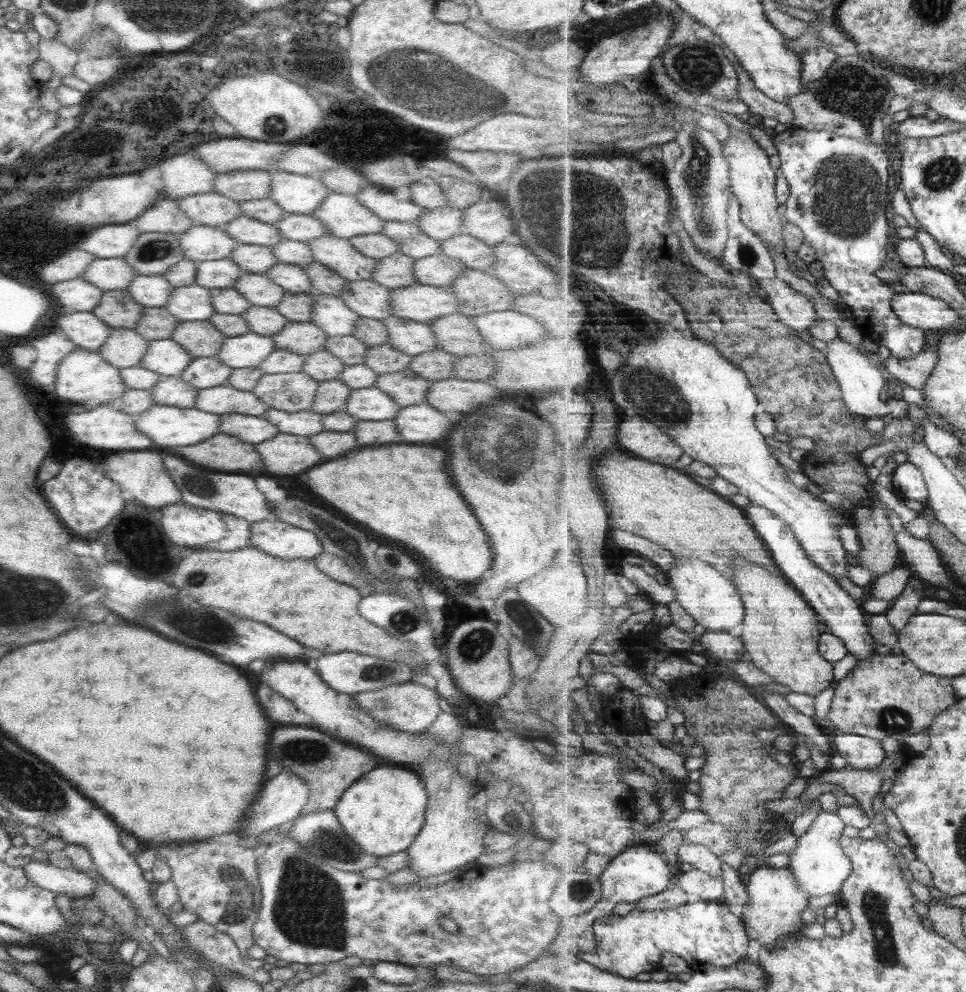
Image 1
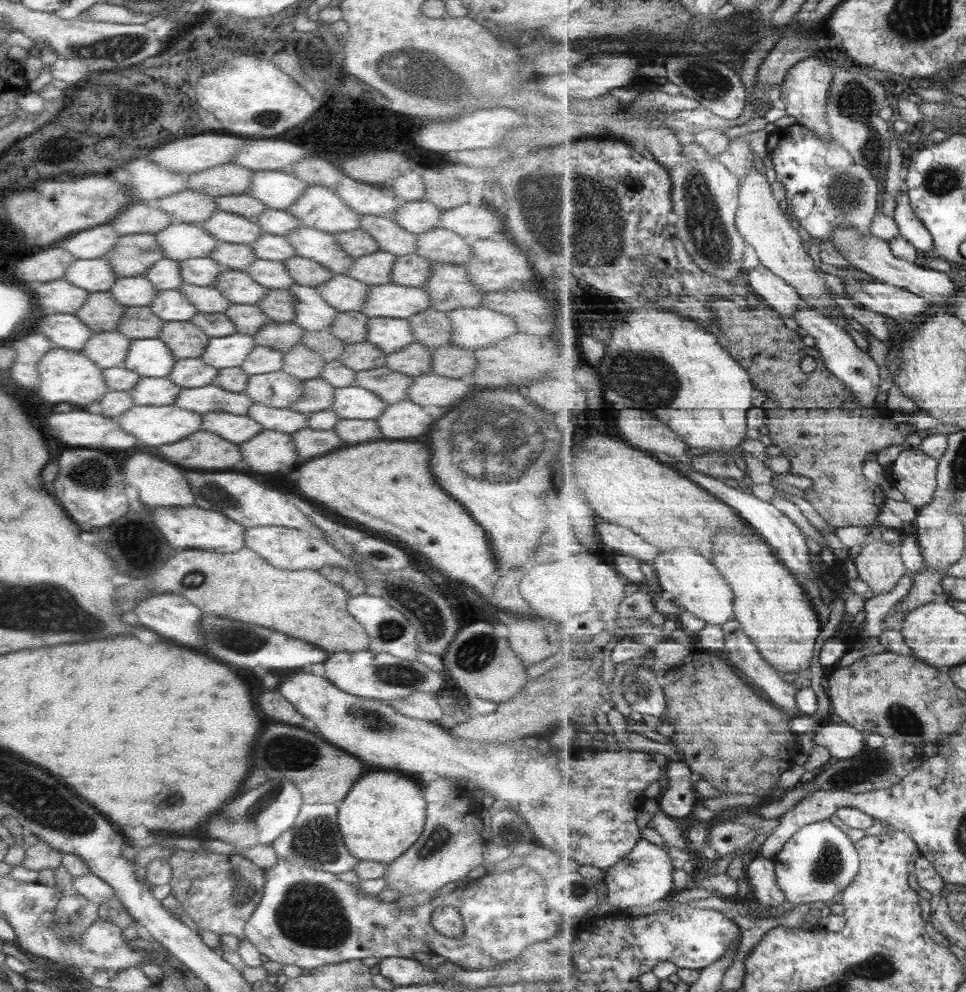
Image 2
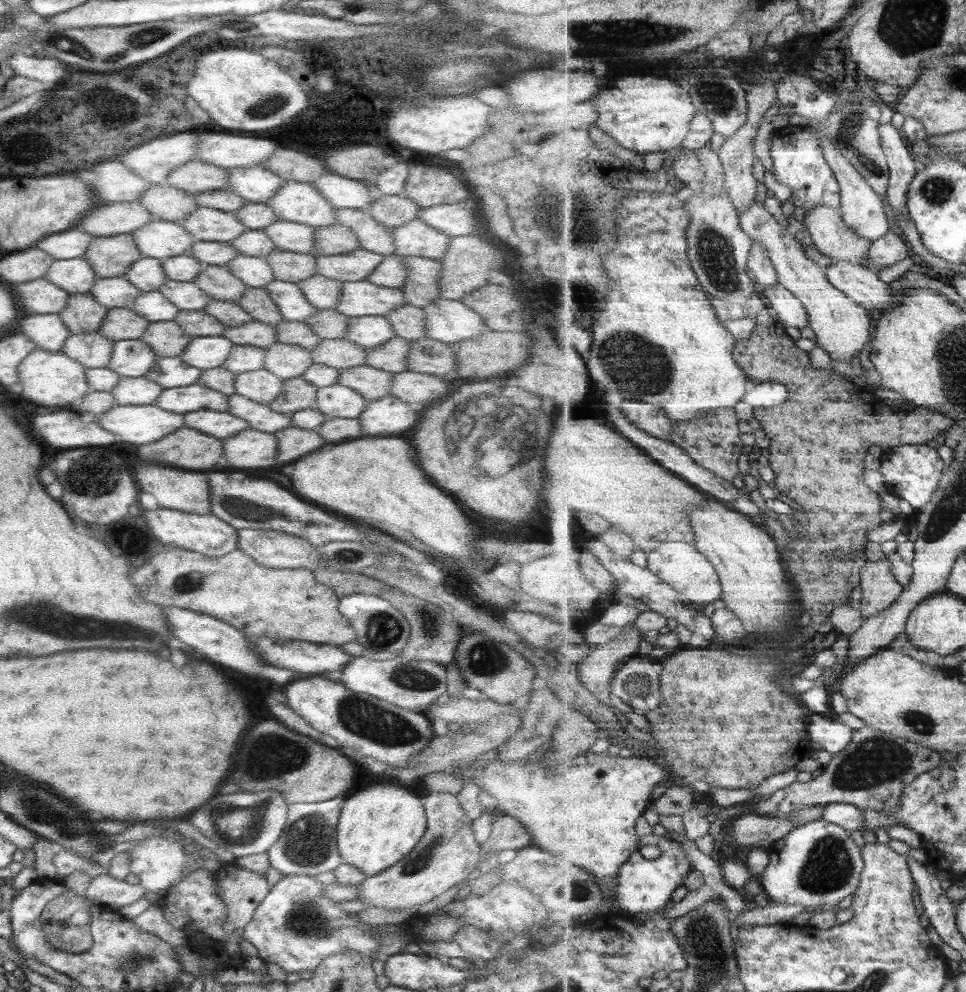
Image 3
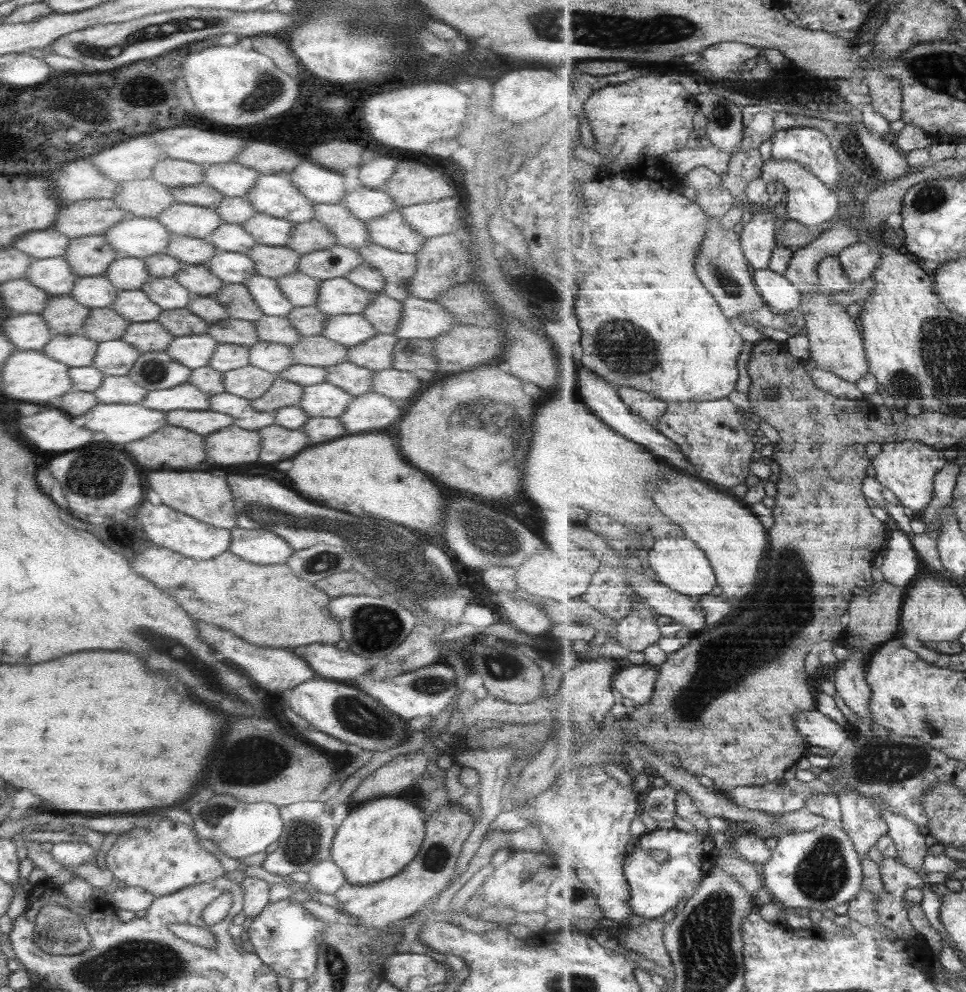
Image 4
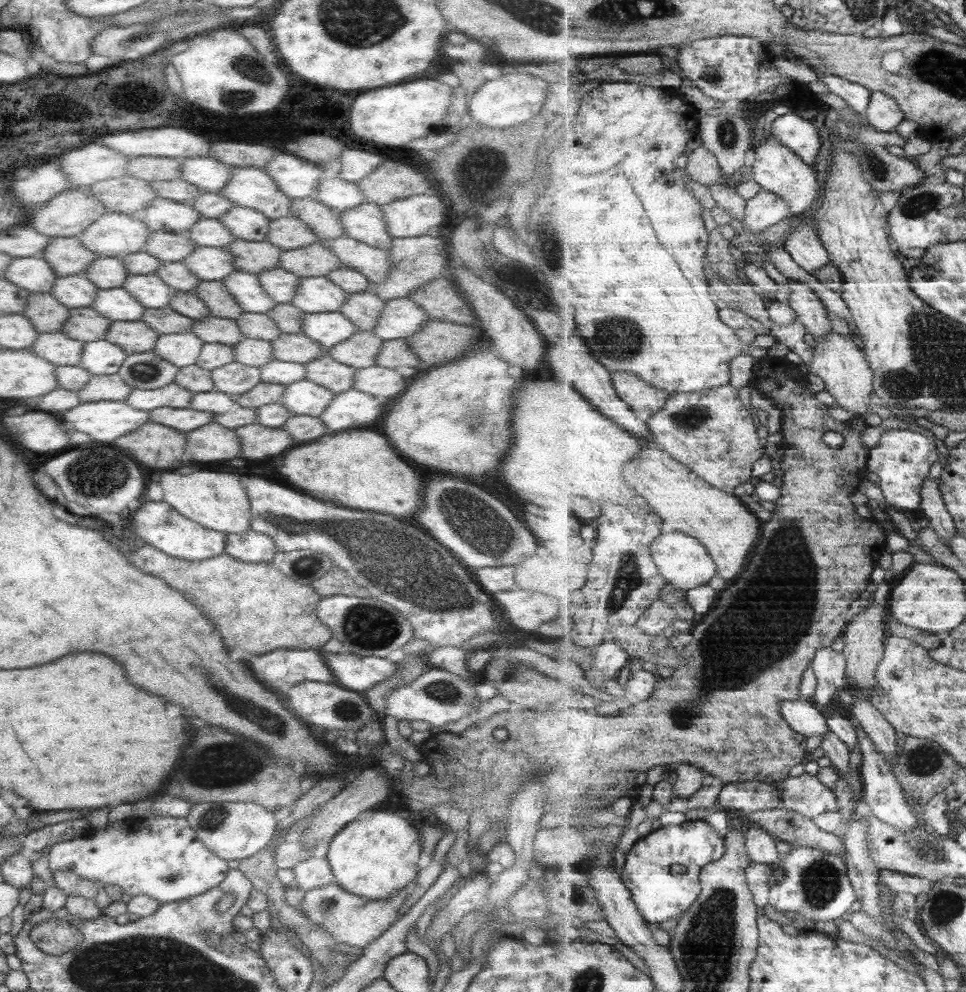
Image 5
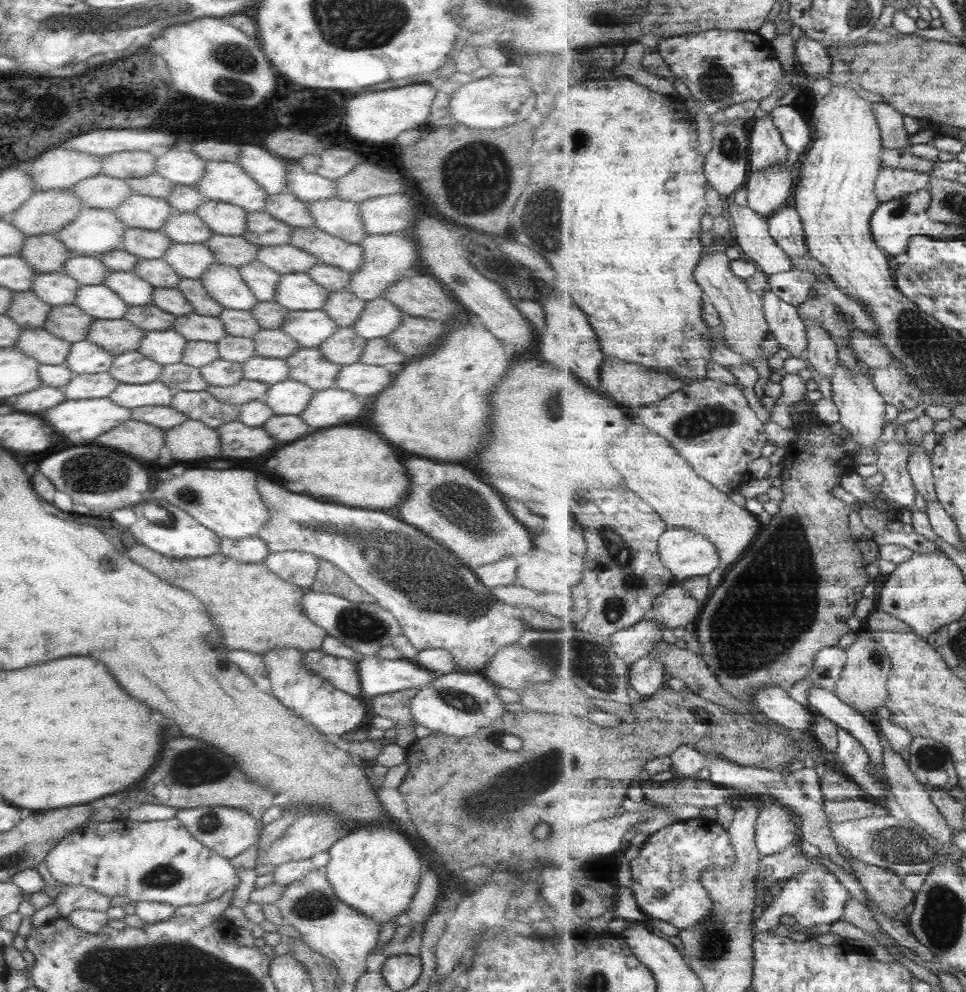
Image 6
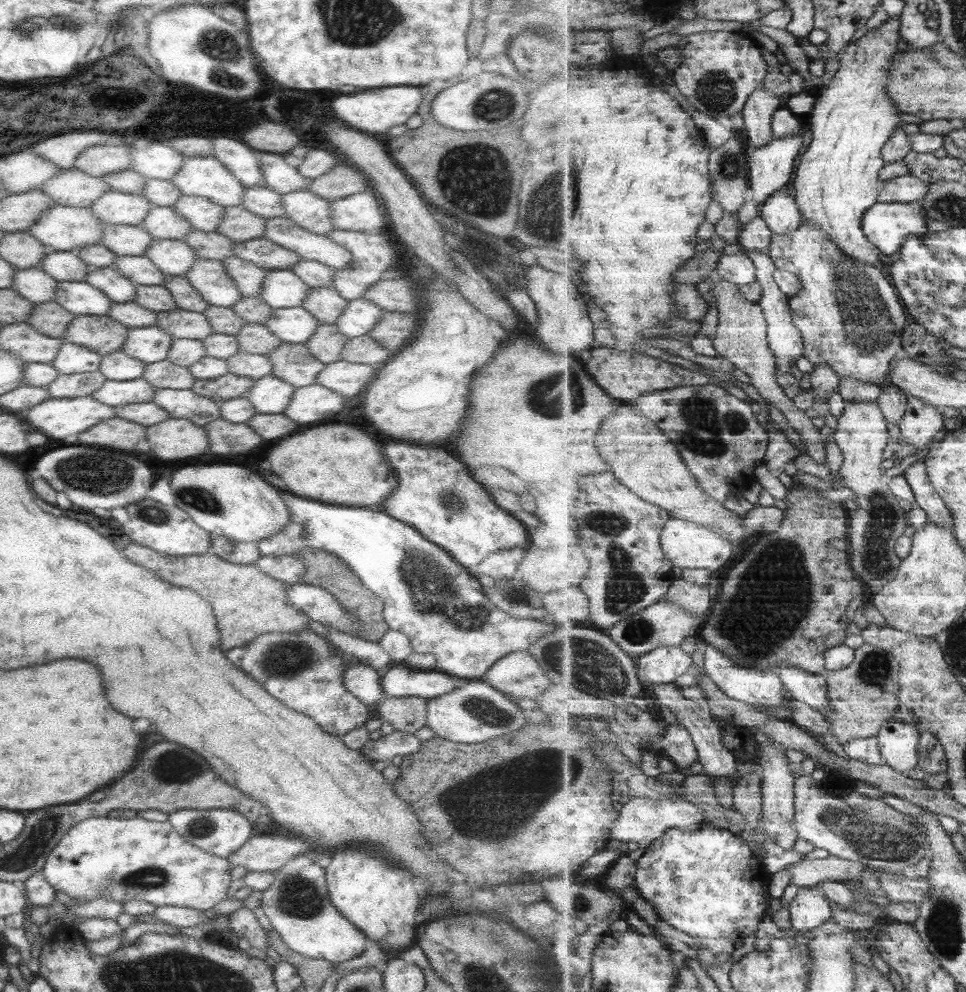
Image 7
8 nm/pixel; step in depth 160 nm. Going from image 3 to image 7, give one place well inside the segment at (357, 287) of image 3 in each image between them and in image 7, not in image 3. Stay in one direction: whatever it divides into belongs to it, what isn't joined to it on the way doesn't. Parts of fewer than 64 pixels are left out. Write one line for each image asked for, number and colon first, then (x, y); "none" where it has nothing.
4: (335, 296)
5: (315, 294)
6: (295, 292)
7: (280, 288)

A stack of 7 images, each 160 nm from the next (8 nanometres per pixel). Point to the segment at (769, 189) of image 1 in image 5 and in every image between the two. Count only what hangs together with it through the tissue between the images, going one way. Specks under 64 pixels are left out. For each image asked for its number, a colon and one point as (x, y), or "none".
2: (760, 219)
3: (843, 327)
4: (836, 341)
5: (840, 361)

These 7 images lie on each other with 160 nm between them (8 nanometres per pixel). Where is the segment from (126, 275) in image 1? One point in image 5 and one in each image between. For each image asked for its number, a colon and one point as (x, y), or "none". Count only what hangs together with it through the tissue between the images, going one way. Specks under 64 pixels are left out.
2: (95, 275)
3: (74, 276)
4: (52, 275)
5: (32, 275)

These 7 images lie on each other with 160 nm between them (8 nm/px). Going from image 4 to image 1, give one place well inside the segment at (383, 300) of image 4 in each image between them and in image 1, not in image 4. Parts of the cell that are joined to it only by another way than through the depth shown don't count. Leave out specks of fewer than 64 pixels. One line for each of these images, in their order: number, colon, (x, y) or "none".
1: (455, 334)
2: (431, 328)
3: (407, 322)

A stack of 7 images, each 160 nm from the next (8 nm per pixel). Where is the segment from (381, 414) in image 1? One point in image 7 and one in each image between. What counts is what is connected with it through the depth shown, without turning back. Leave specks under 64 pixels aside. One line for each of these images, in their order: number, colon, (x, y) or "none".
2: (352, 403)
3: (335, 401)
4: (323, 400)
5: (303, 397)
6: (286, 397)
7: (268, 395)

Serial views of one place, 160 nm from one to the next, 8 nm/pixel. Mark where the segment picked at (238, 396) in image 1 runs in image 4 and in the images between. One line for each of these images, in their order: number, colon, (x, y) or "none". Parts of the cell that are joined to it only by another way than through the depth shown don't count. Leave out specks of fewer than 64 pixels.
2: (210, 398)
3: (180, 400)
4: (183, 396)

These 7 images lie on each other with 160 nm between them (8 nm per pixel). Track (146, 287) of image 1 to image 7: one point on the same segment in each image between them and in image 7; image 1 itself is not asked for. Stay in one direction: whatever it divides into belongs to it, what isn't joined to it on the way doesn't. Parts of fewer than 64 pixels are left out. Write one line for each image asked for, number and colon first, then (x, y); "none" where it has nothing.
2: (135, 291)
3: (115, 292)
4: (93, 292)
5: (75, 291)
6: (55, 289)
7: (32, 284)

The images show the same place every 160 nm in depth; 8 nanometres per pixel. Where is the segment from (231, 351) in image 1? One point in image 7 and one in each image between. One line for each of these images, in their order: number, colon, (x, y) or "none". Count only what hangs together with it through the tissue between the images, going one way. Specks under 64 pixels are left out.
2: (228, 351)
3: (203, 353)
4: (193, 351)
5: (179, 349)
6: (165, 347)
7: (149, 344)

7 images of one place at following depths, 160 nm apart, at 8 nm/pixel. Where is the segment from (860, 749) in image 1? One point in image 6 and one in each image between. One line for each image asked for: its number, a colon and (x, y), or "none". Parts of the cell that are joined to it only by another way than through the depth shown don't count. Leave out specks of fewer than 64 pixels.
2: (843, 741)
3: (832, 736)
4: (819, 730)
5: (803, 717)
6: (774, 701)

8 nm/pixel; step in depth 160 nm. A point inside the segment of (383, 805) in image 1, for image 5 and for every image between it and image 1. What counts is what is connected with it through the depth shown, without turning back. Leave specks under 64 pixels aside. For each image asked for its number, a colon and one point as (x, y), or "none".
2: (381, 815)
3: (377, 826)
4: (377, 838)
5: (373, 858)

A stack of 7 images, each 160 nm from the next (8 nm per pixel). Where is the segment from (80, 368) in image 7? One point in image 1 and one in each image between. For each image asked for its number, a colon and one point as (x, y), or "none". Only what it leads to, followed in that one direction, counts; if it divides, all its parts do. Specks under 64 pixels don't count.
1: (166, 358)
2: (149, 358)
3: (129, 358)
4: (112, 358)
5: (99, 357)
6: (84, 357)

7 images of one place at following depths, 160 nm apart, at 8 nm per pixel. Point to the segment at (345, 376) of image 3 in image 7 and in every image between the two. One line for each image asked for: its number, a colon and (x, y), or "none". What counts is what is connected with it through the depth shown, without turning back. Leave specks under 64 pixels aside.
4: (354, 380)
5: (322, 370)
6: (306, 365)
7: (291, 363)

